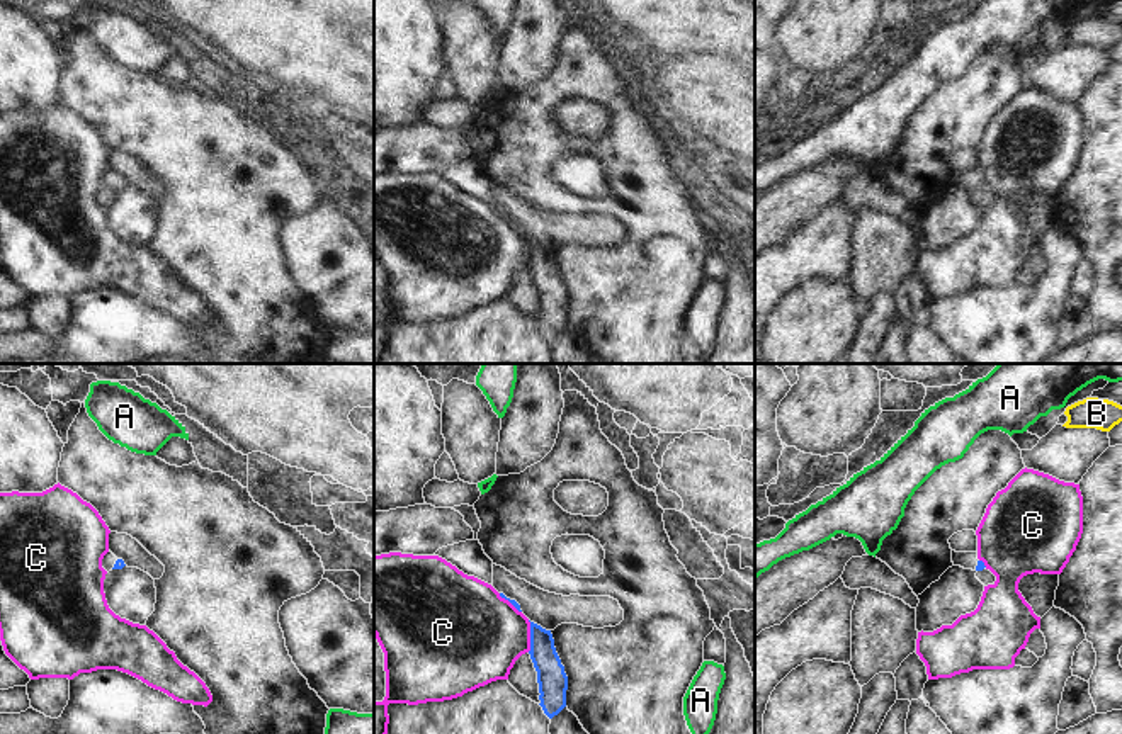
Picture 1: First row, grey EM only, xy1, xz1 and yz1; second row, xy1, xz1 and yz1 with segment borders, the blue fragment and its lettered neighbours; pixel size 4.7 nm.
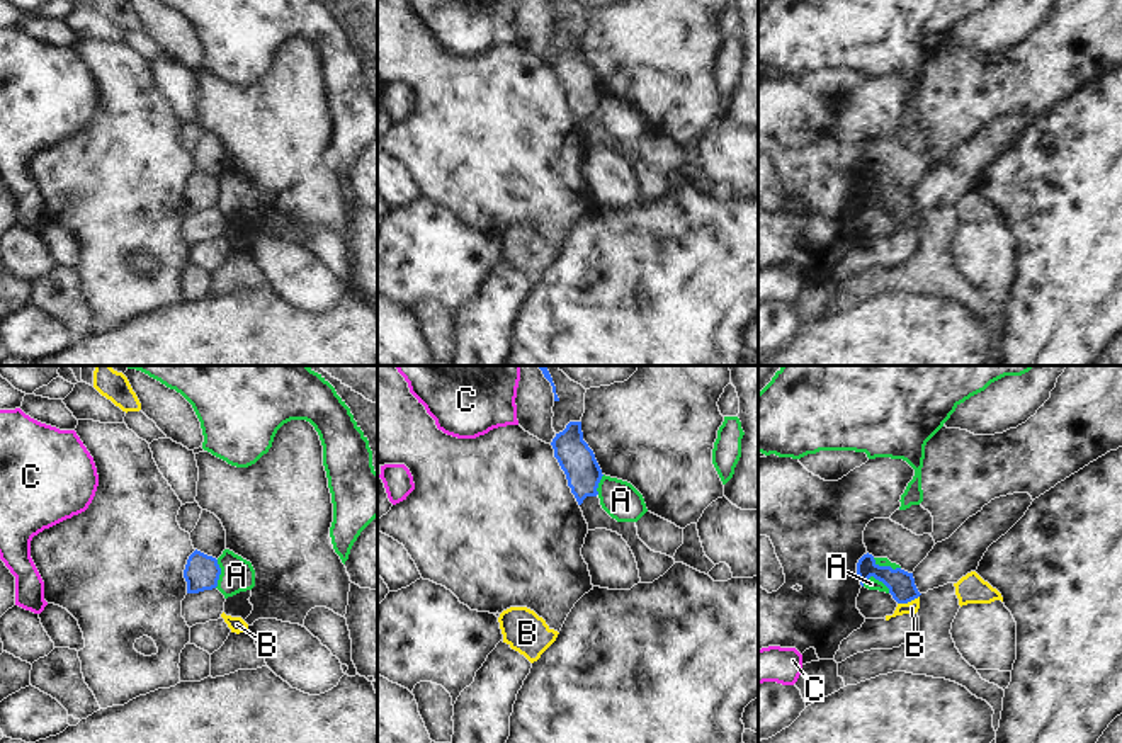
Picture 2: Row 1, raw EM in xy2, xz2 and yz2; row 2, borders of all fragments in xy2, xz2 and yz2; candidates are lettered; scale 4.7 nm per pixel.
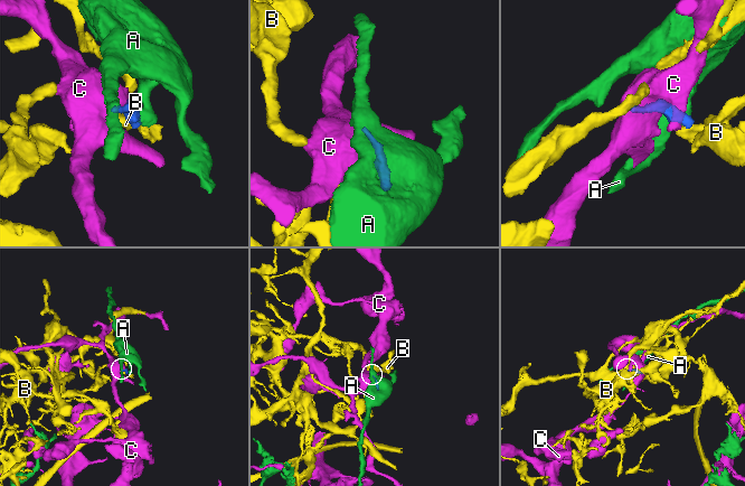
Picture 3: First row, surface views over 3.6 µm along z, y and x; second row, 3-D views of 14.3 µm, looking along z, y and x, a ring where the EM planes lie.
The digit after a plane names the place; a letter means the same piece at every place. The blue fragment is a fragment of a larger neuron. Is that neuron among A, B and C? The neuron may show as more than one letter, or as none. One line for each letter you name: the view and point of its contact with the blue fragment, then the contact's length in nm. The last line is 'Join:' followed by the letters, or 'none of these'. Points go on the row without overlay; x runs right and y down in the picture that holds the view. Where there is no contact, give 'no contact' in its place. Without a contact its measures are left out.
Join: none of these

